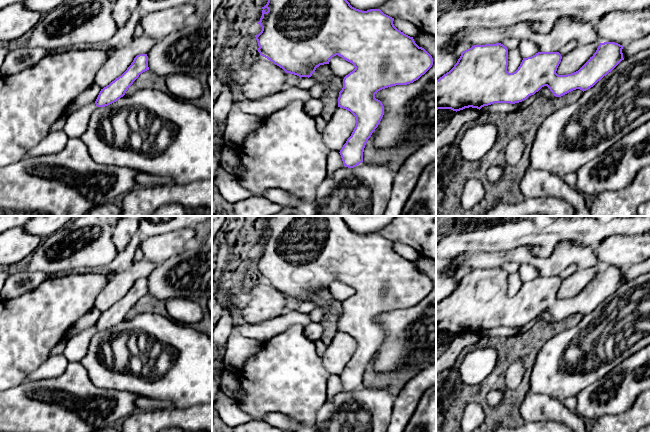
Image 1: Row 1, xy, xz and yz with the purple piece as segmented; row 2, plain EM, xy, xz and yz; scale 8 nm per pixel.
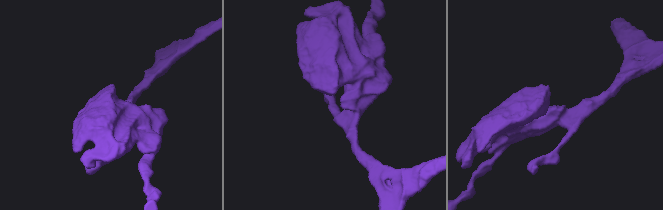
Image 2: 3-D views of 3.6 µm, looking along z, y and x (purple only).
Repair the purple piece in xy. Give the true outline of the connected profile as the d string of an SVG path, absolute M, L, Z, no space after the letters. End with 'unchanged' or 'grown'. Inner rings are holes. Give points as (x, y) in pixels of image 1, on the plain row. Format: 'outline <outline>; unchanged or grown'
outline M147 278L137 279L127 294L109 309L101 313L95 328L105 331L123 321L140 298L149 294Z; unchanged

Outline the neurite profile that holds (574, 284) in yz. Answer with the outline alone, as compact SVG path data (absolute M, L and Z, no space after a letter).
M598 266L578 268L568 278L562 280L556 297L558 299L567 299L578 295L593 280L598 270Z

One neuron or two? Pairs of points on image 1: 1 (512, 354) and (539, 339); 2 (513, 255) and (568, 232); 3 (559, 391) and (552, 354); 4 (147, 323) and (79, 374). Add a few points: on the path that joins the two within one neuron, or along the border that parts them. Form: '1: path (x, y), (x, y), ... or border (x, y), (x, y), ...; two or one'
1: path (519, 347), (525, 347), (532, 341); one
2: border (553, 249), (507, 251); two
3: path (556, 382), (552, 378), (552, 363); one
4: border (79, 362), (90, 380), (99, 388); two

